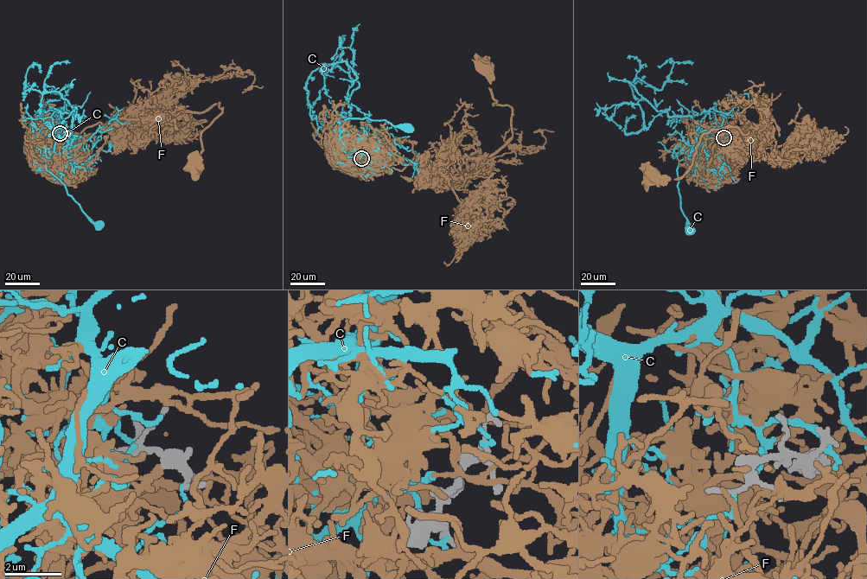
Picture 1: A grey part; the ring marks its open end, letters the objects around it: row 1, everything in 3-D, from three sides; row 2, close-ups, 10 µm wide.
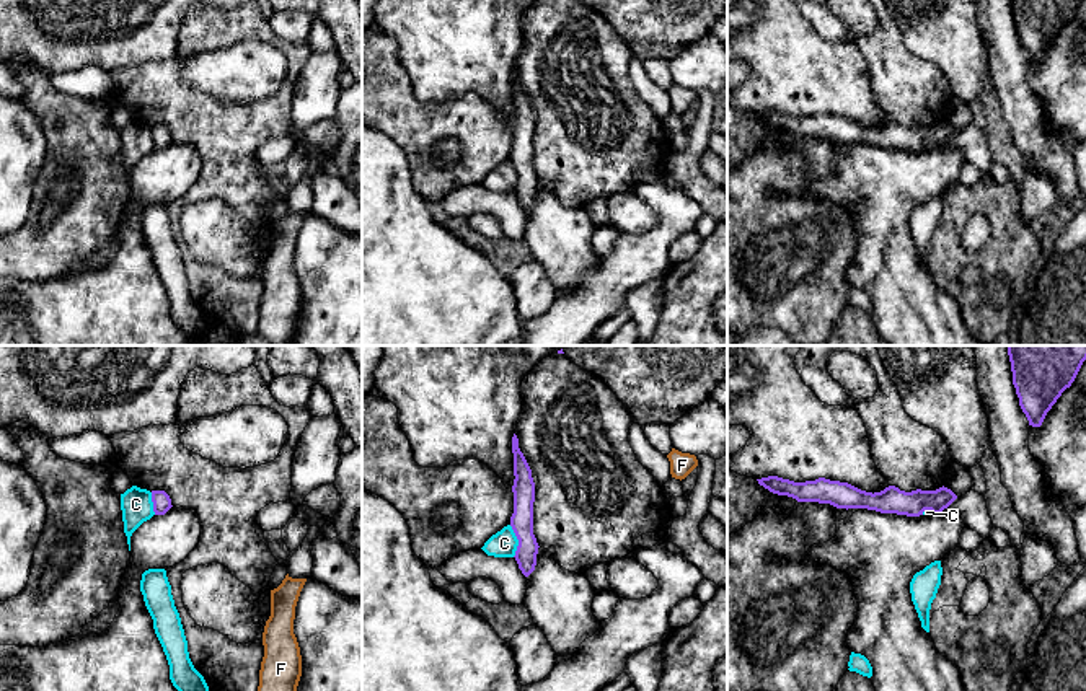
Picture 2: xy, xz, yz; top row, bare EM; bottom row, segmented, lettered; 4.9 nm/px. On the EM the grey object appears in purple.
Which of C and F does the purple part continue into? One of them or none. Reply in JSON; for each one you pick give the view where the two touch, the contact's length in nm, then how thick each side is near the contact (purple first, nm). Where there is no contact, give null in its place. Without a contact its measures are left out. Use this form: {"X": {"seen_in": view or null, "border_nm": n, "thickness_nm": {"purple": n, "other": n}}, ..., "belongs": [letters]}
{"F": {"seen_in": null}, "belongs": ["F"]}

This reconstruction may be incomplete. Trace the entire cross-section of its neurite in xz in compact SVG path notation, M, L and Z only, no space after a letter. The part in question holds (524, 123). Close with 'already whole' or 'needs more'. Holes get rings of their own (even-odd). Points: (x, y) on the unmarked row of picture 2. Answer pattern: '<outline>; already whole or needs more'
M512 72L514 88L514 148L510 152L510 161L519 174L515 186L515 196L525 212L528 212L536 200L538 178L533 169L533 137L535 137L535 117L532 104L519 83L519 73Z; already whole

